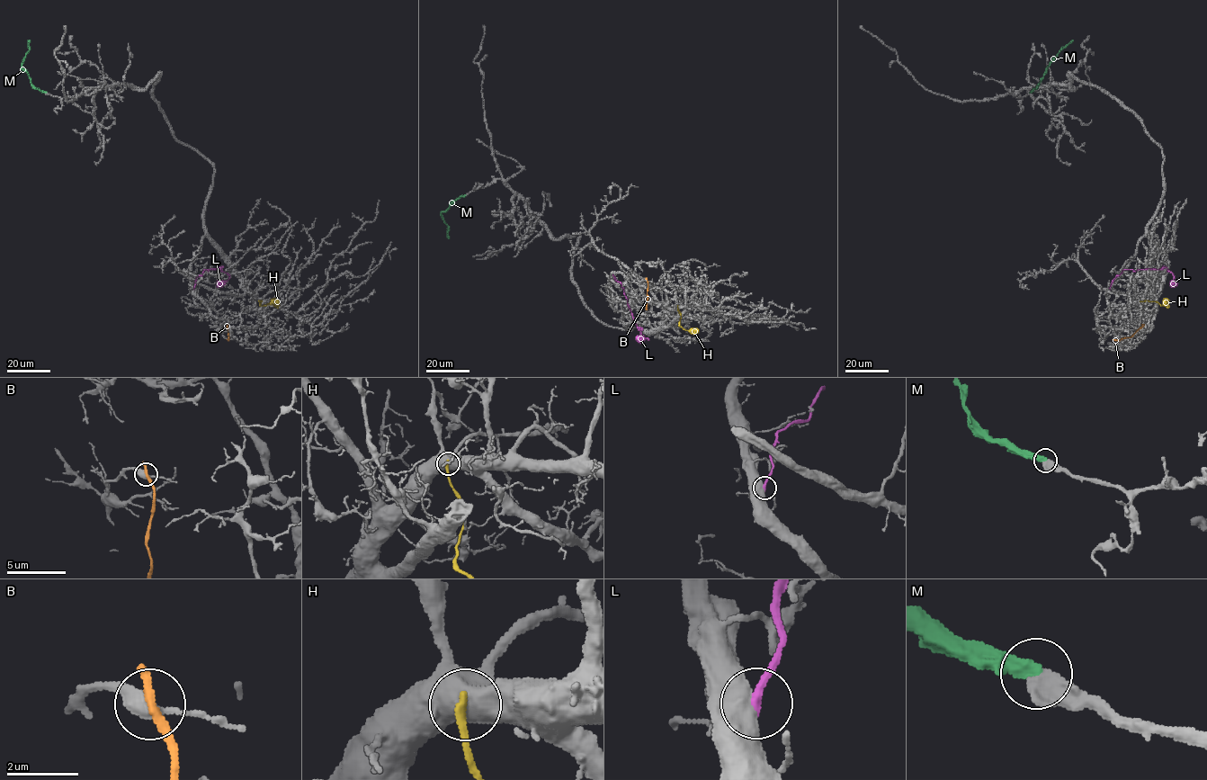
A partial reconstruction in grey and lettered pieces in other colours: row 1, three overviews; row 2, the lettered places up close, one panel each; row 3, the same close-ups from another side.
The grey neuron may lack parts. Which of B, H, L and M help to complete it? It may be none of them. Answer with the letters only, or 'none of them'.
M

